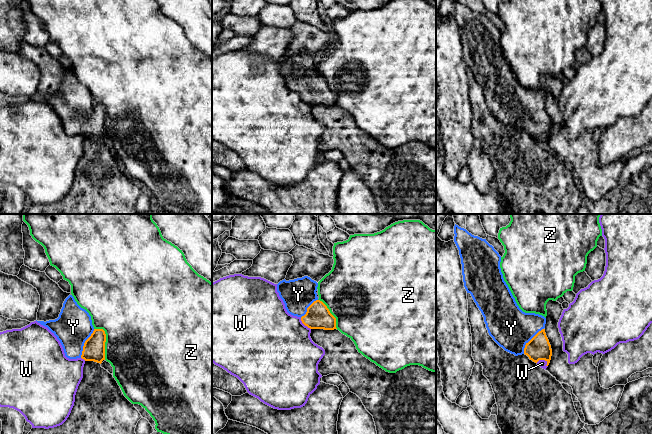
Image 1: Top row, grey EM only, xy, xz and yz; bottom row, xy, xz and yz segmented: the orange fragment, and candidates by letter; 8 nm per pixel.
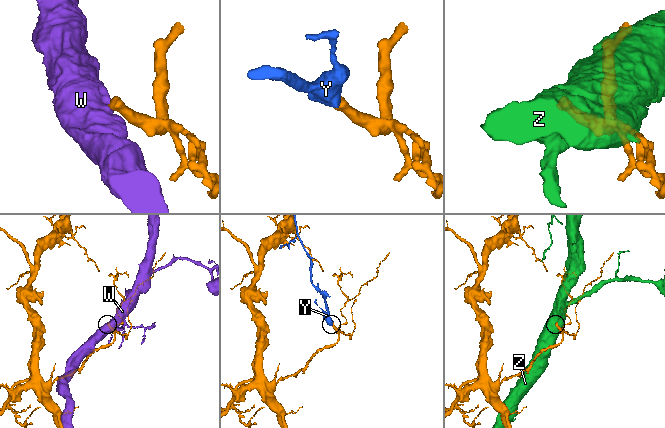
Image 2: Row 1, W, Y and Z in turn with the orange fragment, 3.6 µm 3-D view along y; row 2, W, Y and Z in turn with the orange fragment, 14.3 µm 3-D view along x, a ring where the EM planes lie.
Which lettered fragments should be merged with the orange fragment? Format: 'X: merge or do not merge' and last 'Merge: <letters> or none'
W: do not merge
Y: merge
Z: do not merge
Merge: Y

